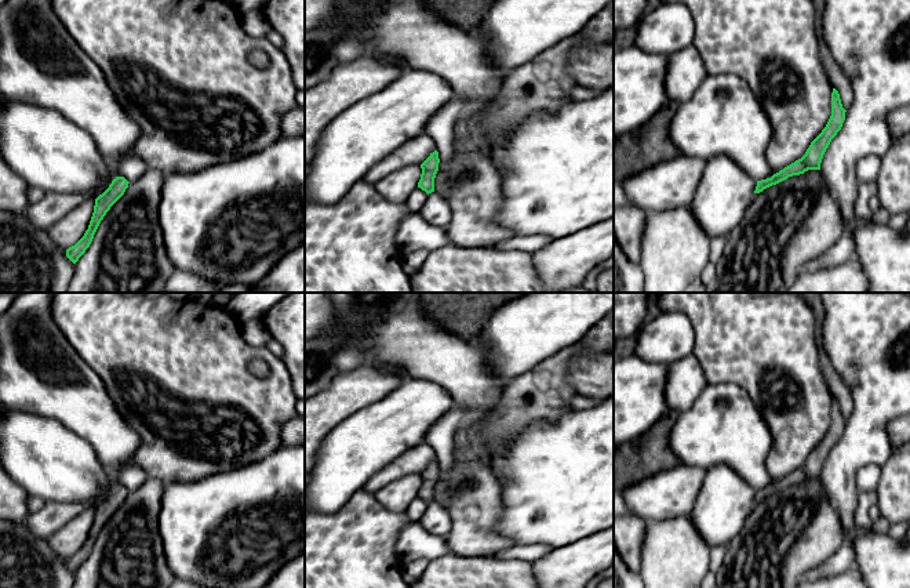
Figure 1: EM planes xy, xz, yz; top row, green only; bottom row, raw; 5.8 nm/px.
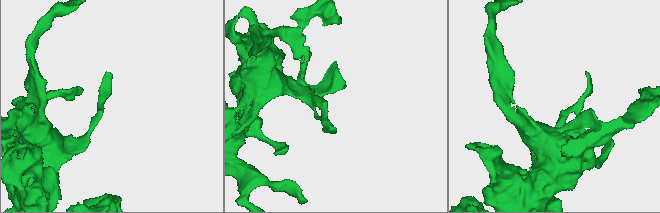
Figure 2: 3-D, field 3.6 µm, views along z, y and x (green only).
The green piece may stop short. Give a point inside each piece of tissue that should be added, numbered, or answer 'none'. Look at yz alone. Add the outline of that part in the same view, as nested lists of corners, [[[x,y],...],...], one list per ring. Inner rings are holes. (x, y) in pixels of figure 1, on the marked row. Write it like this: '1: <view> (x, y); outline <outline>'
none

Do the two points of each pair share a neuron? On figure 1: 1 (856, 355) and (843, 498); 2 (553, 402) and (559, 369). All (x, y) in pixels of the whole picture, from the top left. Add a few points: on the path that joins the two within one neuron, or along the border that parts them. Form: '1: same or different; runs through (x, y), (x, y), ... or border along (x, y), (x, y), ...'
1: same; runs through (865, 391), (865, 439), (843, 463)
2: same; runs through (553, 394), (553, 377)

